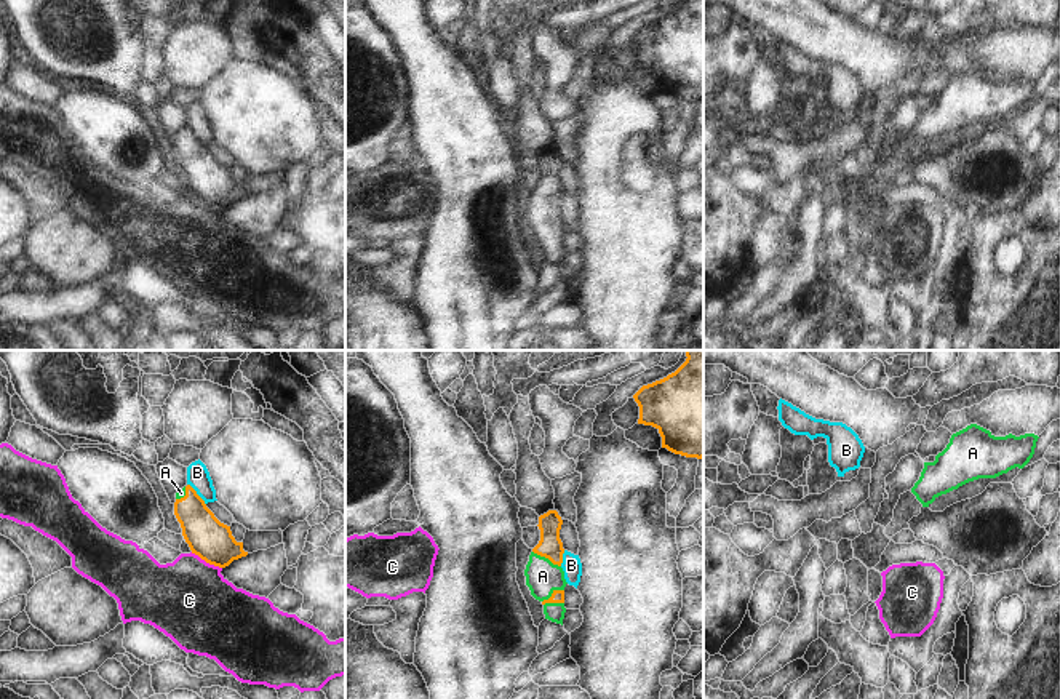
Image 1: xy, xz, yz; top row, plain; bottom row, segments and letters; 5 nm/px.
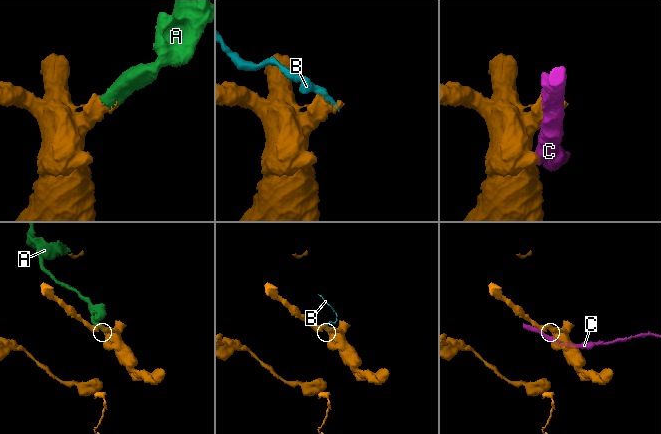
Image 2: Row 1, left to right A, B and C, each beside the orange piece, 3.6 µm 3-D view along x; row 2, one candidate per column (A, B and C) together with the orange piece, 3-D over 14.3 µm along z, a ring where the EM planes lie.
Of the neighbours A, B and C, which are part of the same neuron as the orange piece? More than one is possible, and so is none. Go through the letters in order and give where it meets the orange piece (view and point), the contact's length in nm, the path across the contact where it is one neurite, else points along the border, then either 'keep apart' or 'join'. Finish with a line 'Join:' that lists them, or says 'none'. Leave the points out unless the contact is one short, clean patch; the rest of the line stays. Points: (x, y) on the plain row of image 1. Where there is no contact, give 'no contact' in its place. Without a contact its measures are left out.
A: xz (552, 235) | 130 nm | across xz (558, 237), (552, 235), (542, 218) | join
B: xy (197, 136) | 140 nm | along xy (187, 125), (205, 146) | keep apart
C: xy (207, 203) | 180 nm | along xy (191, 194), (221, 210) | keep apart
Join: A

